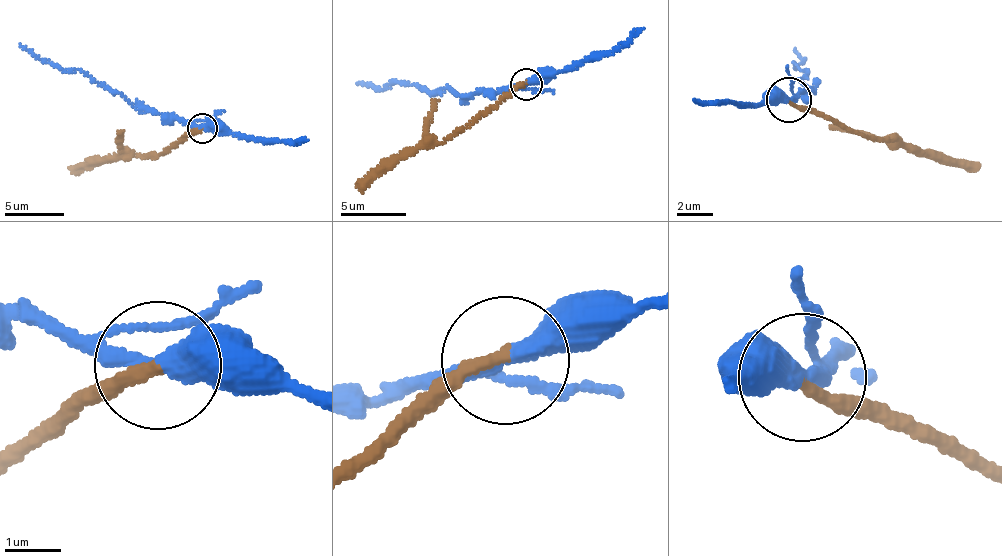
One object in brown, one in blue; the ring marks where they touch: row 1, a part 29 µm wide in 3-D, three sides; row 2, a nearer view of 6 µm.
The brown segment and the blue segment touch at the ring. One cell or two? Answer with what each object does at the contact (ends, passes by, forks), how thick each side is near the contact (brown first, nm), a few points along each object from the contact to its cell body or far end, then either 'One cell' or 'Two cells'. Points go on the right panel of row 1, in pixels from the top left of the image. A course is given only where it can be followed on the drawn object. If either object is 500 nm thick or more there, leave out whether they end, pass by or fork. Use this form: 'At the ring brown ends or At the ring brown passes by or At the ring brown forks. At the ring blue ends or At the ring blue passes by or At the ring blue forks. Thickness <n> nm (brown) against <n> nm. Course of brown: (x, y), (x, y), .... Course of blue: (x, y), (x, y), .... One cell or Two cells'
At the ring brown ends. At the ring blue passes by. Thickness 240 nm (brown) against 320 nm. Course of brown: (787, 100), (869, 137), (894, 136), (910, 150), (975, 165). Course of blue: (787, 100), (811, 93), (799, 79), (806, 74), (793, 64), (807, 63), (796, 46). Two cells

